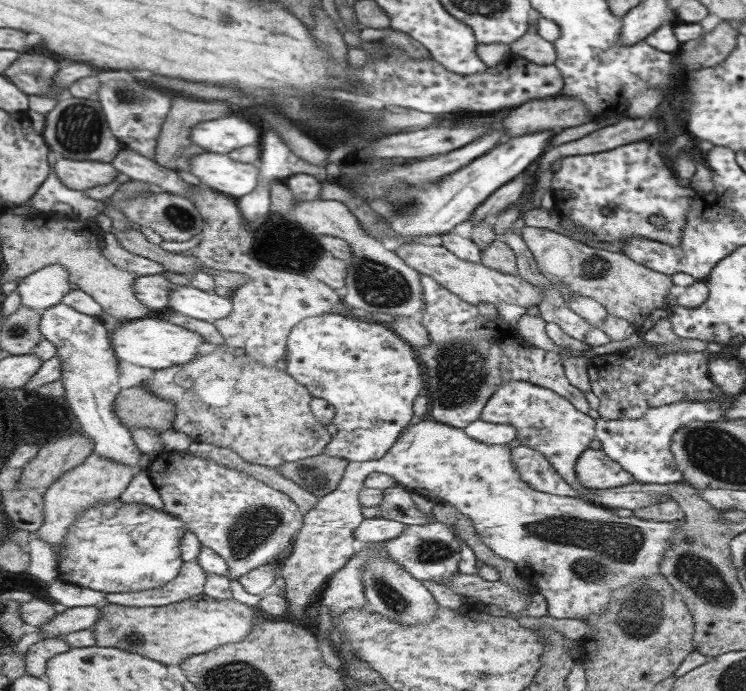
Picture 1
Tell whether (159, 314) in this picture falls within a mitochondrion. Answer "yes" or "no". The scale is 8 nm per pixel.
no

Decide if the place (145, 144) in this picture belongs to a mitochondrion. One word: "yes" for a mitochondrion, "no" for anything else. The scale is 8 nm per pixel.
no

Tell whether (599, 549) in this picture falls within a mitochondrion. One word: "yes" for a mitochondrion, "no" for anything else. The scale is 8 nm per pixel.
yes

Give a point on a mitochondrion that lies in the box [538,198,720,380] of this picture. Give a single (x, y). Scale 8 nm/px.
(592, 268)

